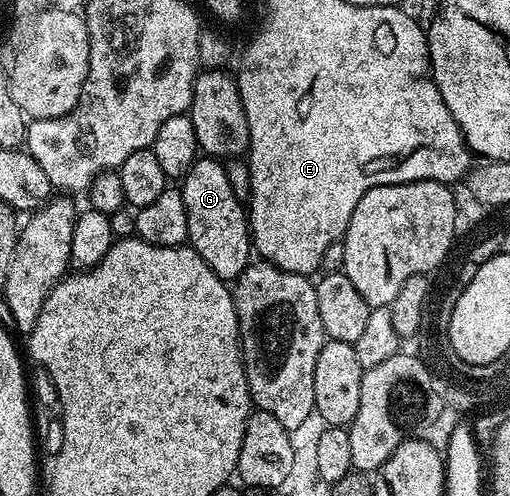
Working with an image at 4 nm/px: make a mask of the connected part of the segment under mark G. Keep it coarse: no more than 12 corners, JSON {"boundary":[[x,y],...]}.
{"boundary":[[197,158],[182,178],[187,243],[220,280],[254,249],[224,164]]}

